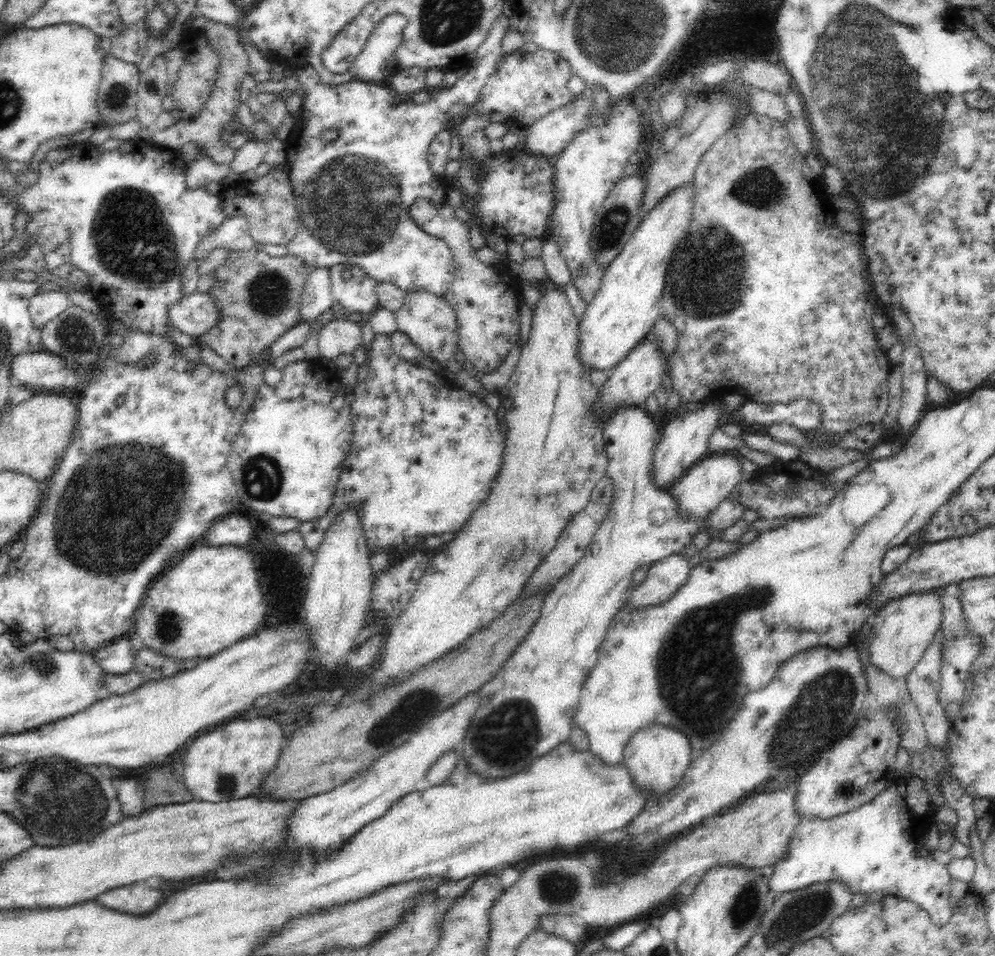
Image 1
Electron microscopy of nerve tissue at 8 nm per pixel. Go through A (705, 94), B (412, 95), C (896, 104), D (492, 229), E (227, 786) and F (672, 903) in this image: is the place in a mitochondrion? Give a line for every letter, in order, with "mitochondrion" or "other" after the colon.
A: other
B: other
C: mitochondrion
D: other
E: mitochondrion
F: other

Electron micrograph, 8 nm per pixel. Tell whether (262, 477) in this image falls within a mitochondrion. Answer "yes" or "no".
yes

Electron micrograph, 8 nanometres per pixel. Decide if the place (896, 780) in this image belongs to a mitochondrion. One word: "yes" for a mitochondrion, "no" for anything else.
no

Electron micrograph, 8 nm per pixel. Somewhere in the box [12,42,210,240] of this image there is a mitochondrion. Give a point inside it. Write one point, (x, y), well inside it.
(118, 97)

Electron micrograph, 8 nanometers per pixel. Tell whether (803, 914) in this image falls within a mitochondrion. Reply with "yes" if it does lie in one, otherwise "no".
yes

